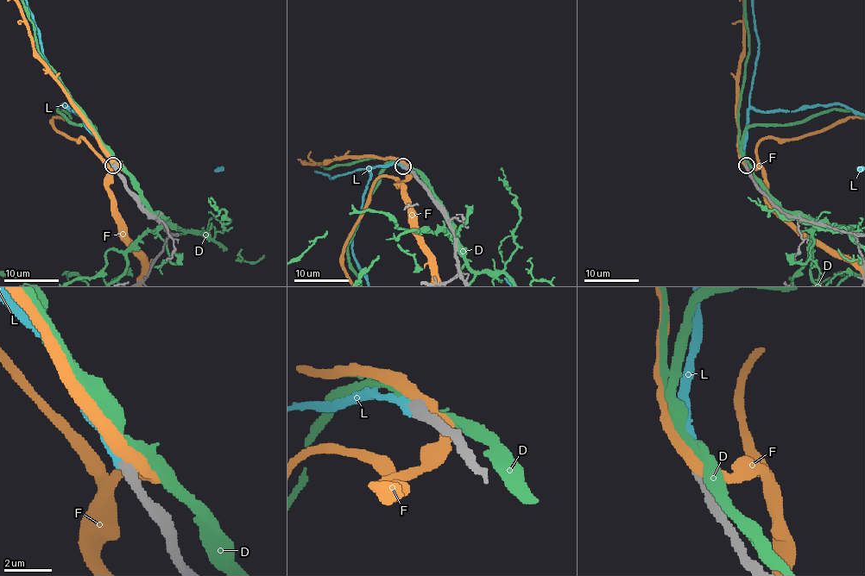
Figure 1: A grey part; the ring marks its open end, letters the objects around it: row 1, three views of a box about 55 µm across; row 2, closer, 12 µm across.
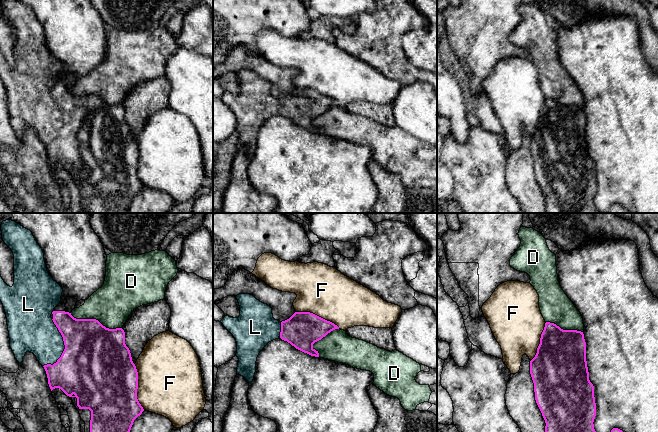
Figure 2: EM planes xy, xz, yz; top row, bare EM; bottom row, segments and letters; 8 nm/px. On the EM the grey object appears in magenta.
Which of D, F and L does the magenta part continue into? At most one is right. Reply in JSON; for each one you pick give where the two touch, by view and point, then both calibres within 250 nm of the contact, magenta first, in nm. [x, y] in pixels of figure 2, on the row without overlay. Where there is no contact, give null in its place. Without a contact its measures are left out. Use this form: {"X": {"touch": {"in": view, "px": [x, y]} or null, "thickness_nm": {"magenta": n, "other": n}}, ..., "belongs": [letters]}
{"L": {"touch": {"in": "xy", "px": [65, 123]}, "thickness_nm": {"magenta": 500, "other": 320}}, "belongs": ["L"]}

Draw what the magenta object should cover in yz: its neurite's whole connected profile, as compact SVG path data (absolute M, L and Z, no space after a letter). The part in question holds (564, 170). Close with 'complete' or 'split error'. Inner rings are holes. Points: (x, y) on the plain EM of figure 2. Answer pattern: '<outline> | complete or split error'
M546 98L535 133L530 137L536 179L545 196L547 213L603 213L594 205L596 179L589 156L584 110Z | complete

